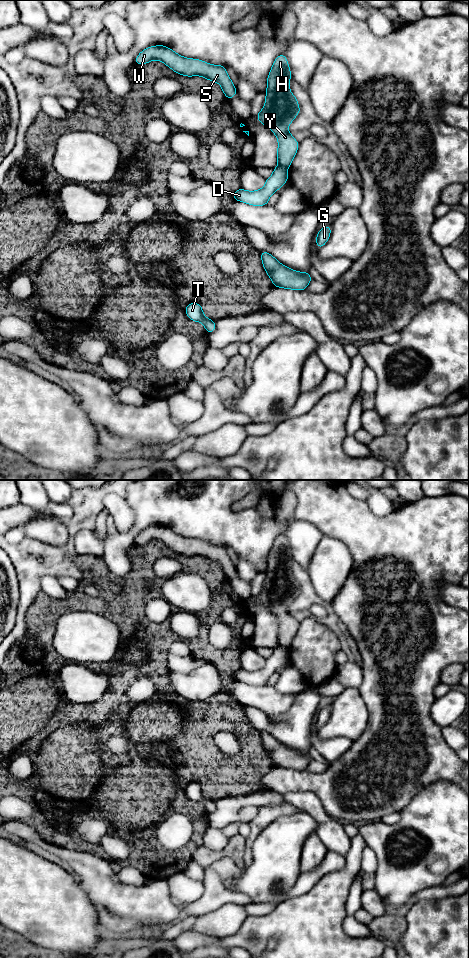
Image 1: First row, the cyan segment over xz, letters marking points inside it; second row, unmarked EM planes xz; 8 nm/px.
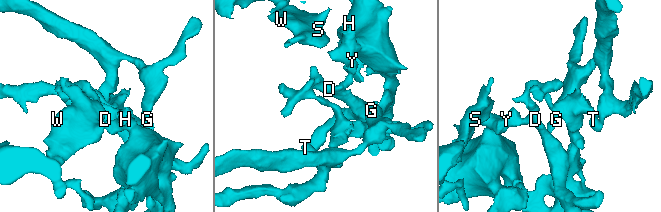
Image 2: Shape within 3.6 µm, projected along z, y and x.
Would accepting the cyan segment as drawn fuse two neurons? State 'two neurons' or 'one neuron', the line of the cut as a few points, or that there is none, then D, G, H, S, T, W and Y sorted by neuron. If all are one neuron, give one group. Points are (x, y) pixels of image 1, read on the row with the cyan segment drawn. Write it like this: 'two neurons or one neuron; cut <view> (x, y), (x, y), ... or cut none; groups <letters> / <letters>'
two neurons; cut xz (278, 165), (286, 169); groups D G T / H S W Y

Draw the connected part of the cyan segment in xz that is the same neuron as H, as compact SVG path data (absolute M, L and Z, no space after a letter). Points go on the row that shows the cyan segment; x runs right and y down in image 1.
M284 54L275 59L267 77L265 105L255 115L261 124L276 135L278 166L285 169L289 168L299 148L299 142L288 131L288 127L302 109L297 106L299 100L289 88L291 71L287 62Z

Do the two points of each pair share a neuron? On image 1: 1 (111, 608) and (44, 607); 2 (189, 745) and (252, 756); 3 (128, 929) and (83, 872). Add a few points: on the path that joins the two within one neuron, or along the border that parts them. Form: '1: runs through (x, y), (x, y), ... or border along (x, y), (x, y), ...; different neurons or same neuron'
1: runs through (94, 605), (61, 606); same neuron
2: runs through (205, 758), (209, 762), (236, 762); same neuron
3: border along (97, 905), (119, 916), (141, 922); different neurons

